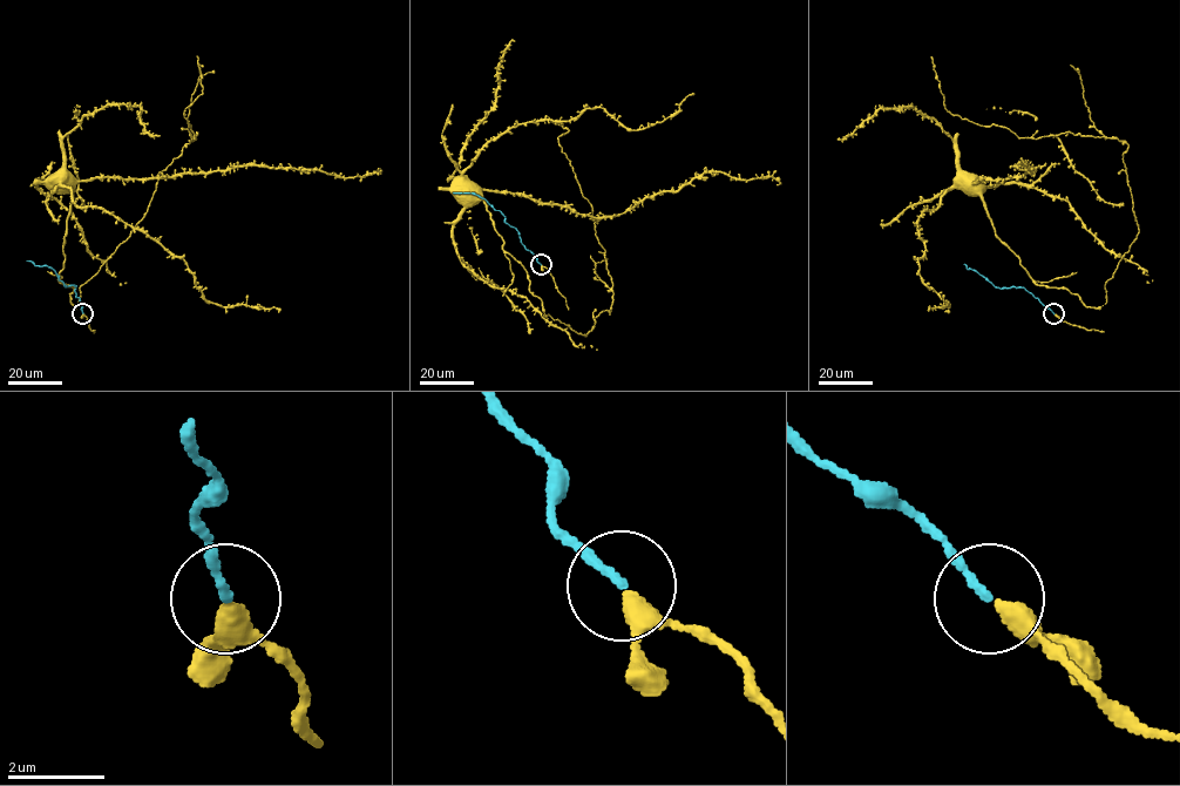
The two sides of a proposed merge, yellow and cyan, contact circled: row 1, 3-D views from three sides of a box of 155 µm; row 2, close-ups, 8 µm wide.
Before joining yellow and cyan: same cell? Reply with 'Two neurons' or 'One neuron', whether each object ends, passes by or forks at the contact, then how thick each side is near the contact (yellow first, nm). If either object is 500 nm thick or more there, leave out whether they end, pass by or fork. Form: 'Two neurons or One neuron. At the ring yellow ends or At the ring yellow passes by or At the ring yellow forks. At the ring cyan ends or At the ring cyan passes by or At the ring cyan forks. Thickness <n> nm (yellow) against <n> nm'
One neuron. At the ring yellow passes by. At the ring cyan ends. Thickness 320 nm (yellow) against 160 nm

